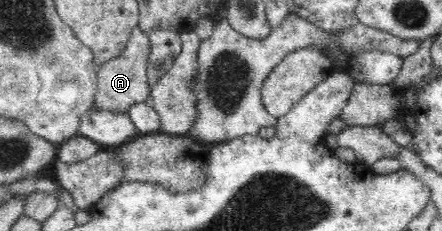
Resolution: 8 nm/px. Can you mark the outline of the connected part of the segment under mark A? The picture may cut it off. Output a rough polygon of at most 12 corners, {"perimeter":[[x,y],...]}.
{"perimeter":[[135,27],[98,67],[93,107],[128,113],[150,101],[150,39]]}

